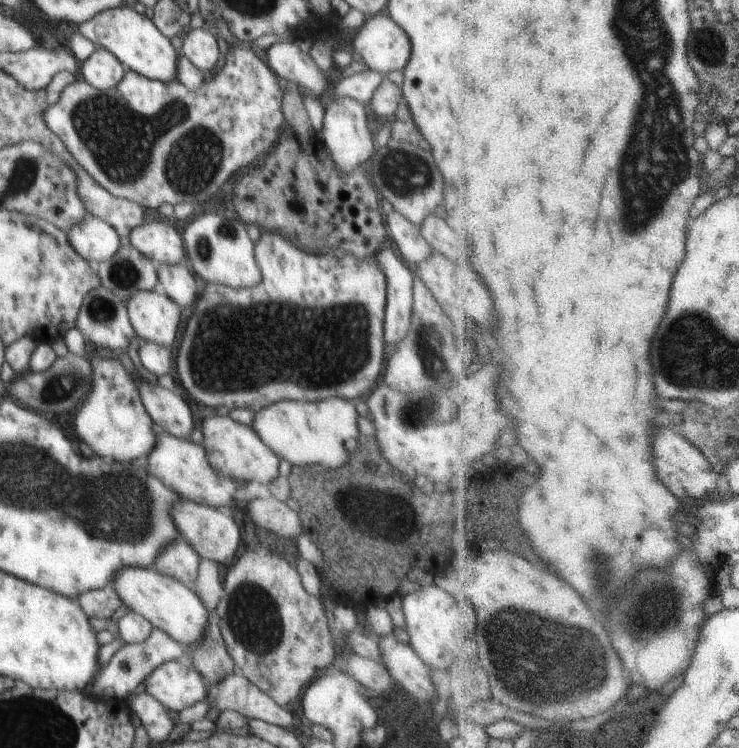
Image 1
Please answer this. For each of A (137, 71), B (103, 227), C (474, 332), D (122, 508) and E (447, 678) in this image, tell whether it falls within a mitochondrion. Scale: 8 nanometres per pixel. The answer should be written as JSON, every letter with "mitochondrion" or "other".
{"A":"other","B":"other","C":"other","D":"mitochondrion","E":"other"}

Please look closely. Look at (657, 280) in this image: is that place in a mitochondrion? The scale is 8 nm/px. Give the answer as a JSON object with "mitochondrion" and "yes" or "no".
{"mitochondrion":"no"}

